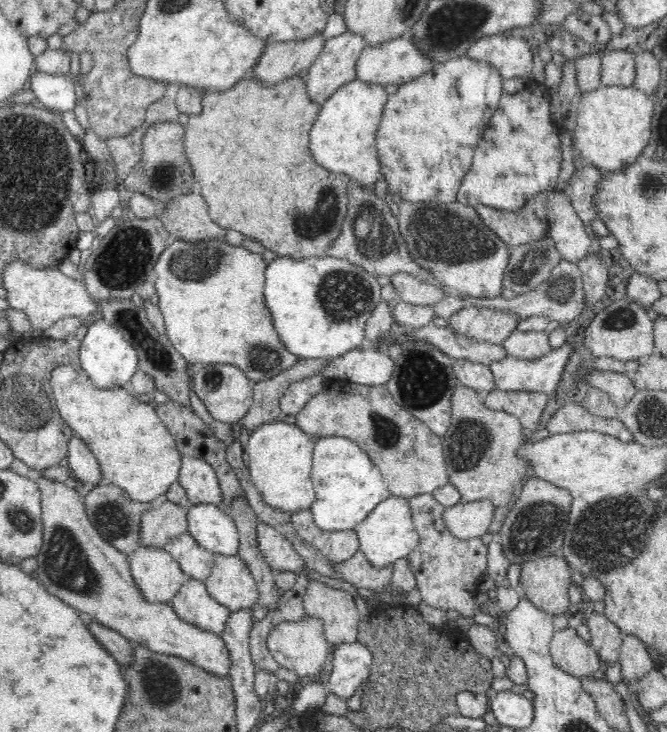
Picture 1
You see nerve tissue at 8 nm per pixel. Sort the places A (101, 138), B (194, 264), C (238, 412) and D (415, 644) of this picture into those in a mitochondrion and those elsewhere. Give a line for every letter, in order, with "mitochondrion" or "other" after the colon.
A: other
B: mitochondrion
C: other
D: mitochondrion

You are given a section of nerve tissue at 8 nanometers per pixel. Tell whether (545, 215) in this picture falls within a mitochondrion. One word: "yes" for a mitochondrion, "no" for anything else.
no

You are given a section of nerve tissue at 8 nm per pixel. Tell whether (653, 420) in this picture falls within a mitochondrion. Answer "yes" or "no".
yes

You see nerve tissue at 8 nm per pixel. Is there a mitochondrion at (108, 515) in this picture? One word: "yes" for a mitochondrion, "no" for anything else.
yes

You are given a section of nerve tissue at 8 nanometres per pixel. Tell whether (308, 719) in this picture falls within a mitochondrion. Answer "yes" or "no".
no

